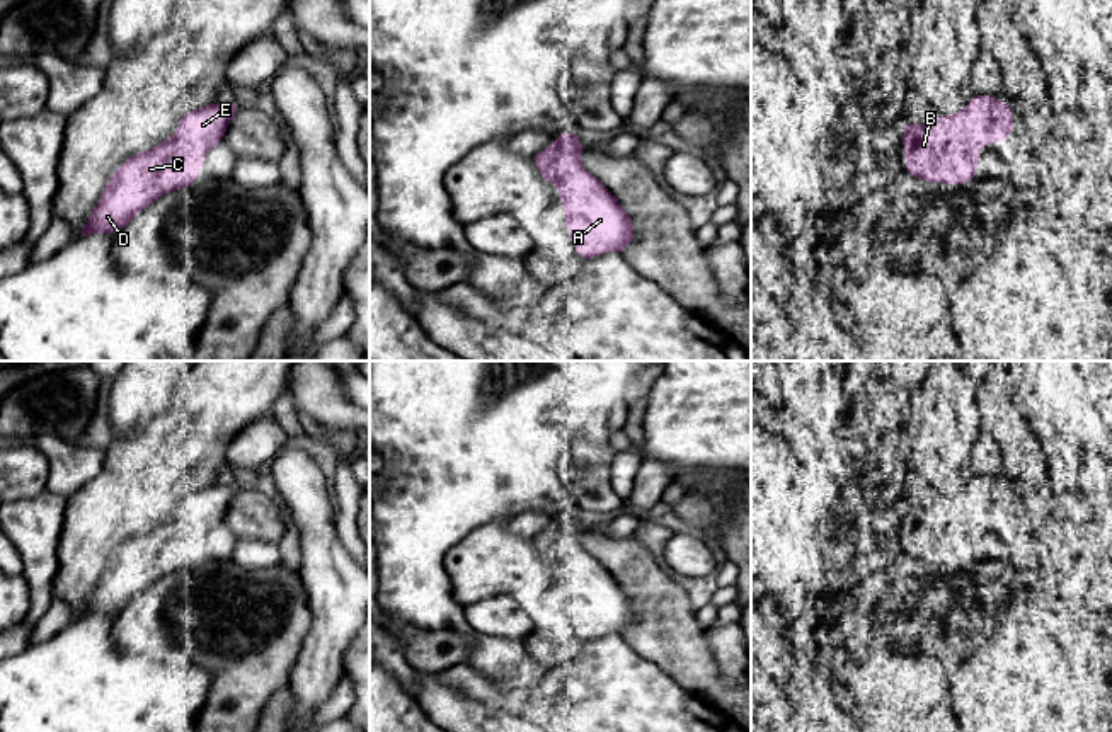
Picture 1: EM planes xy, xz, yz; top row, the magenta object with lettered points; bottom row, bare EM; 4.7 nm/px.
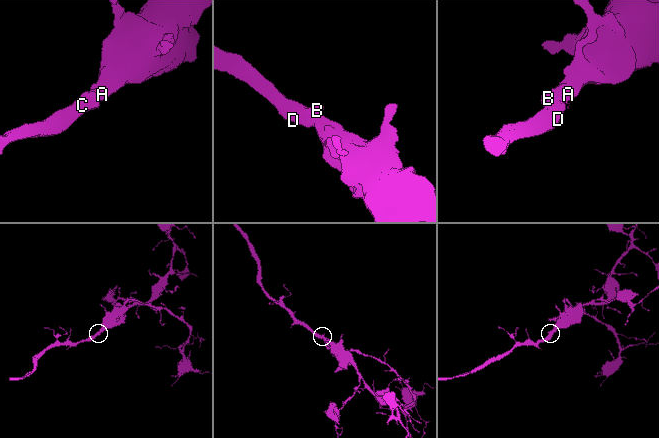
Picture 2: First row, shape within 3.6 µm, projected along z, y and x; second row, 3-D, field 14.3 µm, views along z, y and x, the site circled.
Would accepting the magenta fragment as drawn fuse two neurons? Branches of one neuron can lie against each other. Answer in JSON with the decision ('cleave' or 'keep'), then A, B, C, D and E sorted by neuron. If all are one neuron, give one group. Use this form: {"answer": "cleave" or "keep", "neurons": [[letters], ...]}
{"answer": "keep", "neurons": [["A", "B", "C", "D", "E"]]}

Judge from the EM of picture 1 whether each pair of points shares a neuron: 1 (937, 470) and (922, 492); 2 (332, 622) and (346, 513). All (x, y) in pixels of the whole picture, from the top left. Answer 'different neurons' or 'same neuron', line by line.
1: different neurons
2: different neurons

